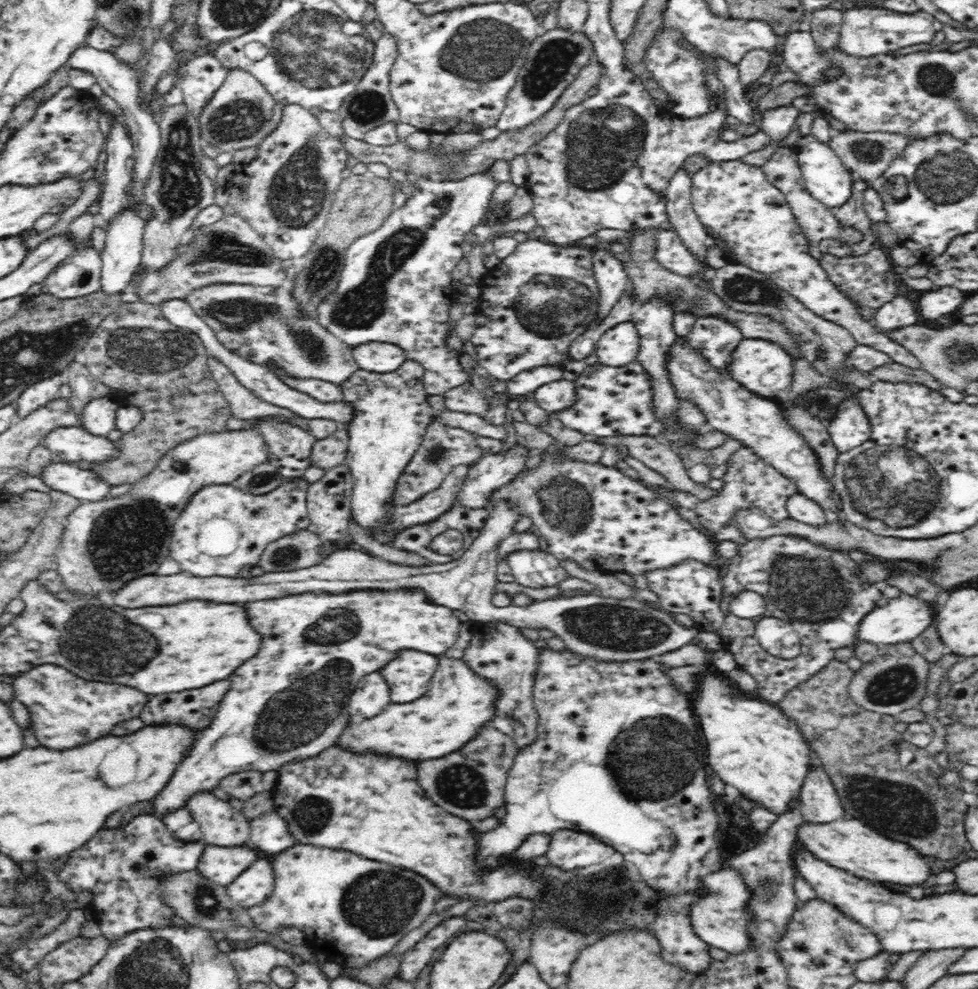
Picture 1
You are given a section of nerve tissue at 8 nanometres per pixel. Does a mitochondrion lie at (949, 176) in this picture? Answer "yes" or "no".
yes

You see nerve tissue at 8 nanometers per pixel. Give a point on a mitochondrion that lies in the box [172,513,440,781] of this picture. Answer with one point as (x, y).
(296, 716)

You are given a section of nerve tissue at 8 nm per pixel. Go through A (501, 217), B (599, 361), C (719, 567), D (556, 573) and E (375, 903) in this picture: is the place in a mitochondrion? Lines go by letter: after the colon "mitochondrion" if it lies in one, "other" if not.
A: other
B: other
C: other
D: other
E: mitochondrion

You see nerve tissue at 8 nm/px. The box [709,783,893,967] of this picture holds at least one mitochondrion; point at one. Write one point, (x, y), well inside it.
(851, 940)

